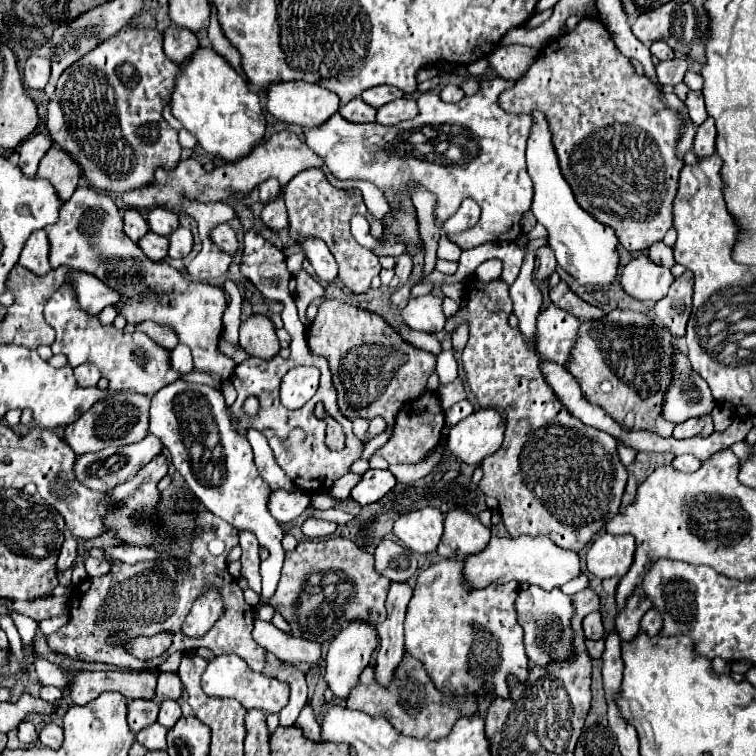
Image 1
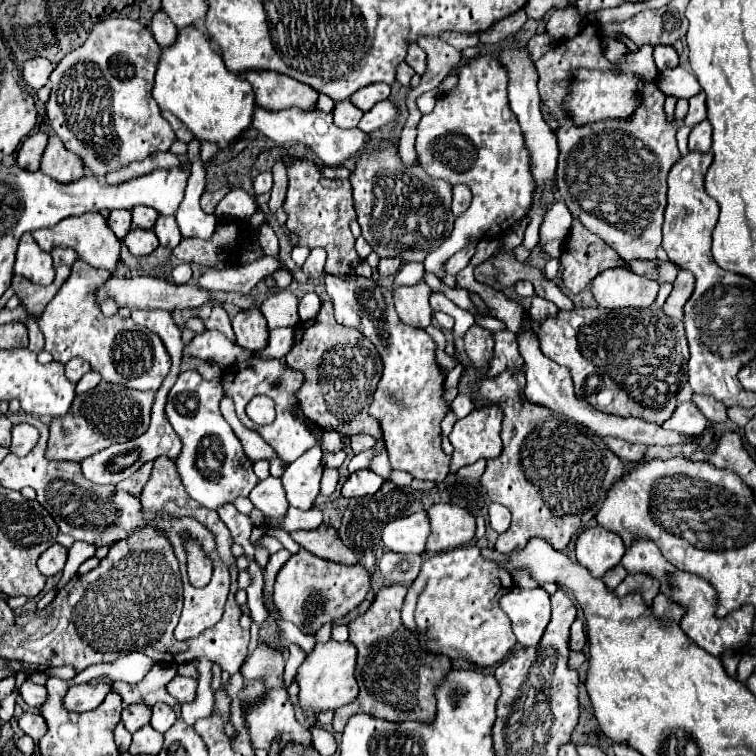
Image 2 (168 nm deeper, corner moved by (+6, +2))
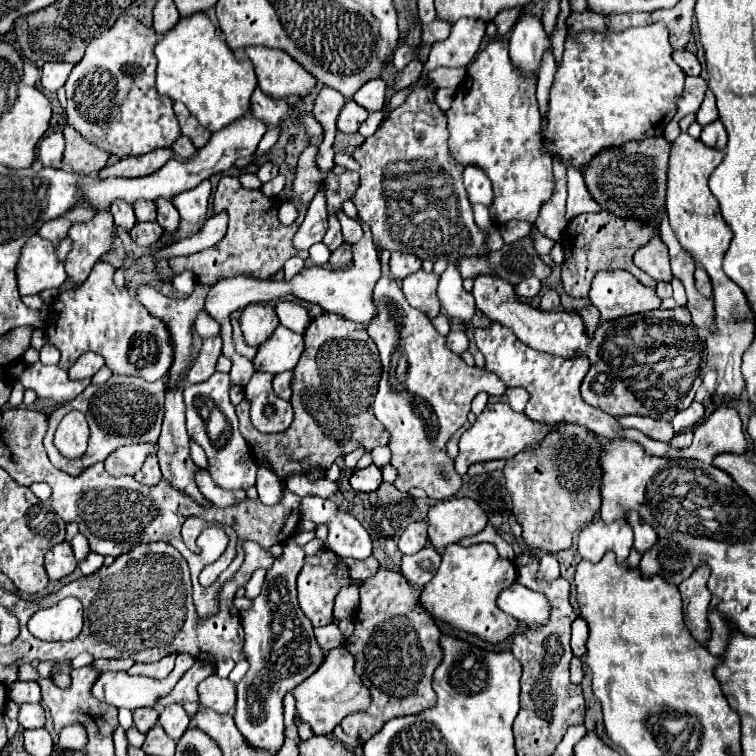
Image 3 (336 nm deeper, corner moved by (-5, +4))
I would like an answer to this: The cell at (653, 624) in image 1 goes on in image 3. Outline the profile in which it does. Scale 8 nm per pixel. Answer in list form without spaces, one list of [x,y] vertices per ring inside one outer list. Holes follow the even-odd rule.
[[[696,569],[688,579],[684,579],[678,589],[682,595],[682,603],[684,603],[684,623],[688,627],[688,631],[696,637],[696,641],[700,641],[704,645],[704,641],[708,639],[708,605],[712,599],[712,593],[706,585],[708,581],[708,569]]]

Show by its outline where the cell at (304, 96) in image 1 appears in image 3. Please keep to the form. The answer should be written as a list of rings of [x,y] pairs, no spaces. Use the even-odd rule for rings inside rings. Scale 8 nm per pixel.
[[[252,47],[246,49],[246,55],[254,63],[258,87],[268,97],[304,99],[316,91],[316,79],[302,65],[296,65],[296,61],[292,61],[284,51]]]

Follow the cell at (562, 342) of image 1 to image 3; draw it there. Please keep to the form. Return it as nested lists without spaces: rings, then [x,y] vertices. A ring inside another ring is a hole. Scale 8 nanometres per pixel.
[[[546,291],[546,293],[542,295],[540,307],[542,307],[544,311],[554,311],[554,309],[558,309],[558,307],[560,307],[560,297],[558,297],[558,293],[556,293],[556,291]]]

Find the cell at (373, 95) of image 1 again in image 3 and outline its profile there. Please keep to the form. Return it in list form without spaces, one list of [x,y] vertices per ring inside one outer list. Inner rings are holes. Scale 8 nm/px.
[[[370,79],[362,89],[358,89],[358,93],[354,93],[352,99],[358,105],[362,105],[366,111],[376,111],[376,109],[384,109],[386,91],[388,85],[384,79]]]

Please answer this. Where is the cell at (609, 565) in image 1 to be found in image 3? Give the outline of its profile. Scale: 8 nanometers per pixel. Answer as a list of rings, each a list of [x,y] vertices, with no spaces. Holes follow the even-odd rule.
[[[596,521],[582,529],[578,537],[578,553],[582,555],[582,559],[598,563],[608,551],[612,551],[616,555],[616,561],[624,565],[630,555],[632,541],[632,527],[626,521]]]

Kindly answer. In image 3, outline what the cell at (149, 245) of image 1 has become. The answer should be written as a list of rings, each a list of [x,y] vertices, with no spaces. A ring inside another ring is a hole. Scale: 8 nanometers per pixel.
[[[136,223],[134,229],[130,231],[130,237],[140,247],[152,247],[154,243],[160,241],[162,233],[164,229],[158,223]]]

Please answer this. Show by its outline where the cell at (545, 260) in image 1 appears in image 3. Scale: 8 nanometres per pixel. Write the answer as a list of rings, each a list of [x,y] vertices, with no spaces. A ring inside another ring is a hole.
[[[530,277],[530,279],[520,281],[514,289],[516,289],[516,295],[518,295],[518,297],[534,297],[534,295],[538,295],[538,291],[540,291],[540,281],[534,279],[534,277]]]

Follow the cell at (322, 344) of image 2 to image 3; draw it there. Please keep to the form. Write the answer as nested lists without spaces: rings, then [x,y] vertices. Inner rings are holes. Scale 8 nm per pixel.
[[[322,313],[310,321],[304,341],[306,349],[294,369],[294,423],[288,431],[260,435],[250,423],[248,401],[244,399],[236,407],[242,437],[252,447],[256,459],[268,461],[280,479],[294,473],[302,475],[314,467],[328,469],[340,455],[348,455],[356,447],[372,451],[390,439],[384,425],[372,413],[382,365],[376,343],[368,337],[366,327],[336,313]]]

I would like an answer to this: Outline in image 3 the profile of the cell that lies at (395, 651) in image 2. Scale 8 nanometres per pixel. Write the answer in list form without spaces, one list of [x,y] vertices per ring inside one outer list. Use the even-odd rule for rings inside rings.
[[[378,569],[378,573],[360,587],[360,607],[354,617],[354,633],[346,647],[356,657],[356,673],[372,693],[372,703],[362,713],[352,713],[340,723],[344,733],[366,741],[388,719],[416,715],[436,705],[432,675],[442,663],[440,629],[424,609],[418,607],[420,589],[404,579],[402,573]]]

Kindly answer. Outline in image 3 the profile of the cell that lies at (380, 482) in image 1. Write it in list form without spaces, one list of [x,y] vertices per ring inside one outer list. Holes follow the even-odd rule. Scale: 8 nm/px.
[[[370,465],[366,469],[356,469],[354,475],[350,477],[350,485],[354,487],[354,491],[362,493],[374,491],[380,483],[382,483],[382,471],[376,465]]]

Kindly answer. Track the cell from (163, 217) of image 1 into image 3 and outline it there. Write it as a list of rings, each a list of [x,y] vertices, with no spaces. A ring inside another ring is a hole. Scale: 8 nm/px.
[[[138,201],[134,207],[138,221],[156,221],[156,203],[152,201]]]

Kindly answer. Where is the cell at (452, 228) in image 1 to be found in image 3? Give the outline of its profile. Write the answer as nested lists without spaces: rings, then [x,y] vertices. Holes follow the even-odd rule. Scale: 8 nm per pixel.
[[[466,167],[464,169],[464,187],[468,191],[468,199],[472,205],[490,205],[492,203],[492,187],[488,177],[484,175],[482,169],[476,167]]]

